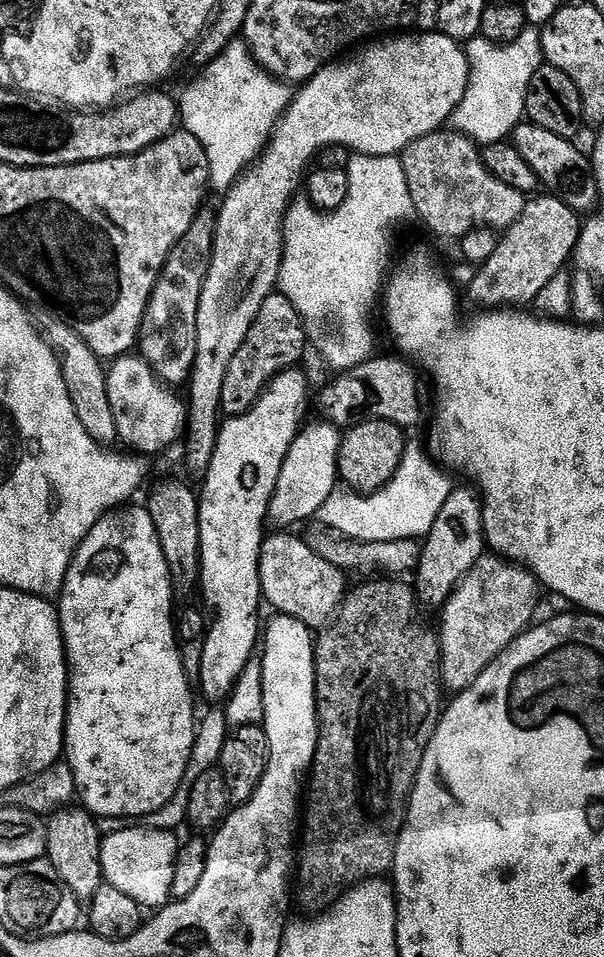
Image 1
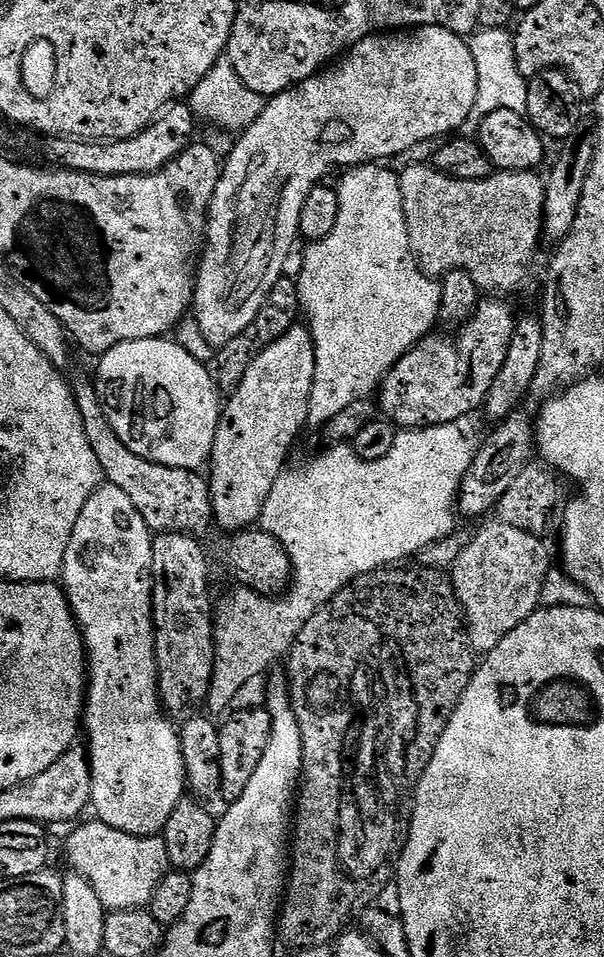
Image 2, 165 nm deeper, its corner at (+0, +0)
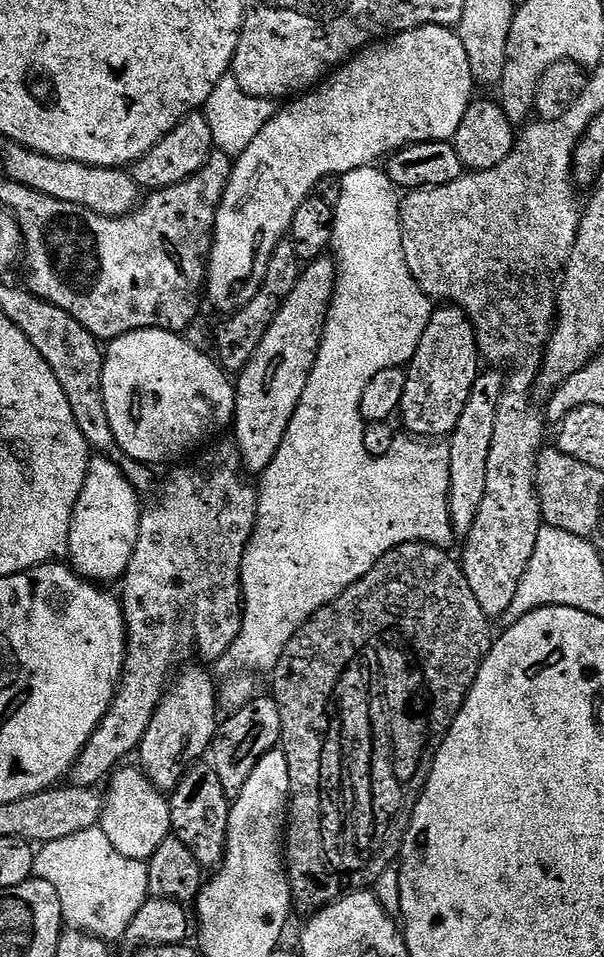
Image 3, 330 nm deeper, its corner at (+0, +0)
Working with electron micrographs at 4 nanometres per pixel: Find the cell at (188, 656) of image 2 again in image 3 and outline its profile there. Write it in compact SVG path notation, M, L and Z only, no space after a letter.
M188 668L178 676L138 749L139 767L154 787L165 794L175 792L190 769L209 755L218 727L217 681L212 681L211 674L204 668Z

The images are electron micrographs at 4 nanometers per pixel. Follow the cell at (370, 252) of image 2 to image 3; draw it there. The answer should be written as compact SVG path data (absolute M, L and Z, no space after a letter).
M369 166L350 170L339 177L340 197L334 200L331 251L336 261L336 289L332 291L332 304L328 308L328 321L324 324L324 332L320 335L320 349L312 367L310 378L306 382L306 390L302 390L302 398L298 402L298 410L294 410L294 418L290 418L290 426L282 438L282 446L278 446L278 454L274 454L274 462L259 477L258 503L256 505L256 529L252 531L250 542L244 551L240 567L240 591L244 594L244 617L238 638L226 650L226 654L218 662L218 668L228 672L224 674L265 674L271 673L282 658L282 650L298 634L301 626L318 610L322 610L334 598L338 598L354 582L358 582L379 562L390 550L403 544L434 544L437 548L447 549L448 543L454 540L452 516L448 513L448 491L450 490L450 450L444 442L428 442L425 448L401 448L395 446L384 457L371 457L363 445L365 421L360 413L363 396L367 384L377 377L382 370L391 368L403 369L414 358L418 342L426 331L434 311L434 301L418 286L414 274L410 274L410 266L406 266L406 254L402 246L402 226L400 225L401 193L398 191L387 171L380 166Z

